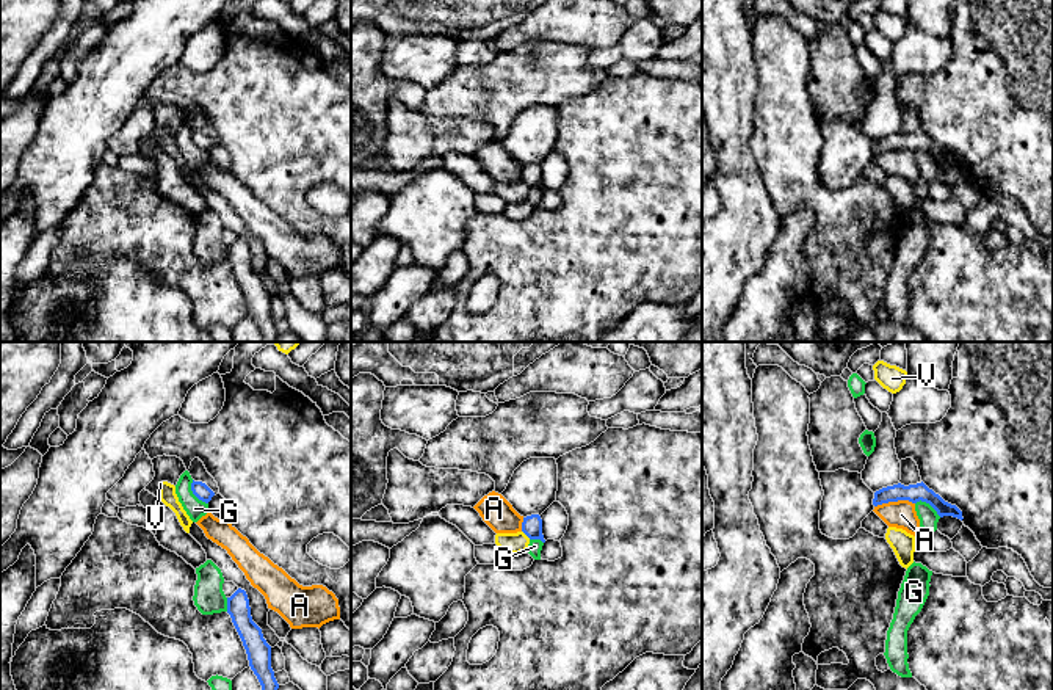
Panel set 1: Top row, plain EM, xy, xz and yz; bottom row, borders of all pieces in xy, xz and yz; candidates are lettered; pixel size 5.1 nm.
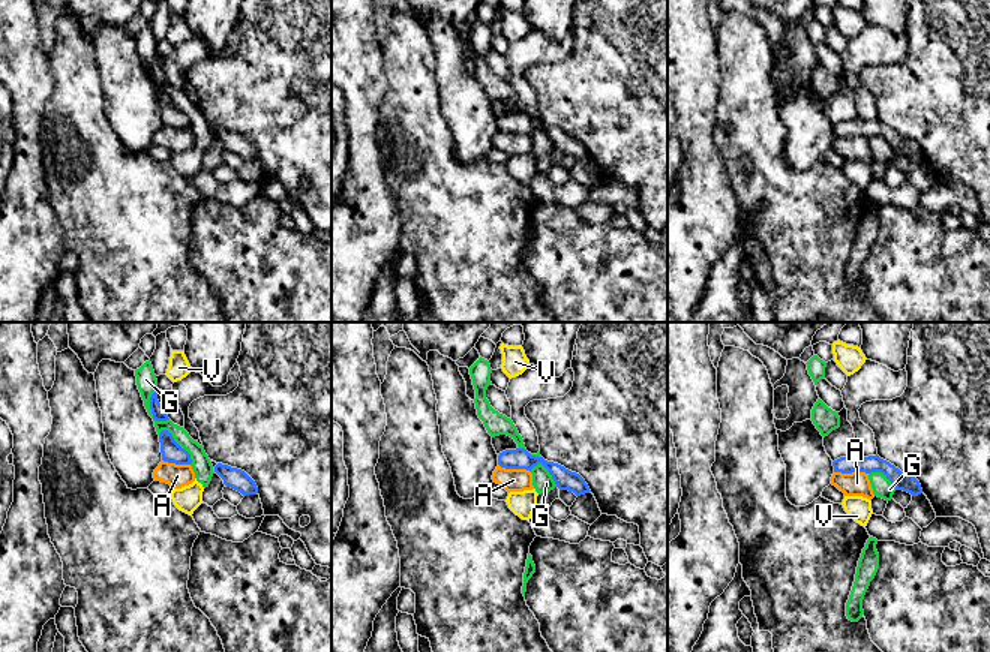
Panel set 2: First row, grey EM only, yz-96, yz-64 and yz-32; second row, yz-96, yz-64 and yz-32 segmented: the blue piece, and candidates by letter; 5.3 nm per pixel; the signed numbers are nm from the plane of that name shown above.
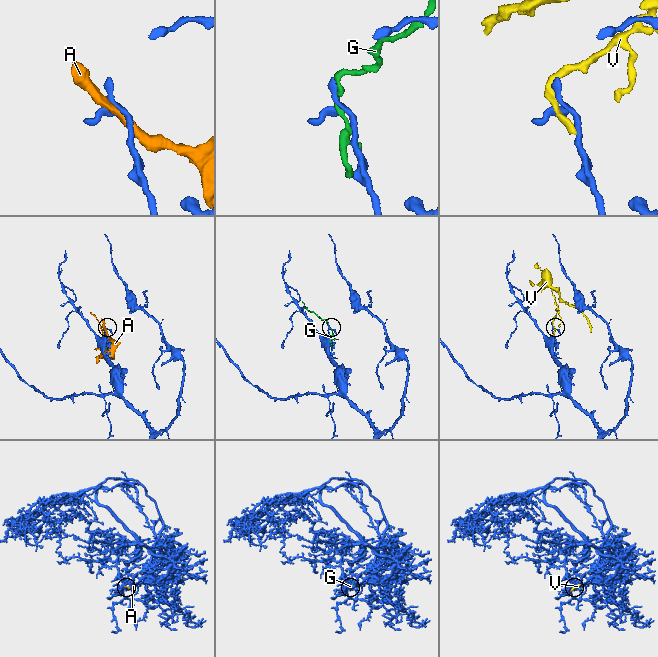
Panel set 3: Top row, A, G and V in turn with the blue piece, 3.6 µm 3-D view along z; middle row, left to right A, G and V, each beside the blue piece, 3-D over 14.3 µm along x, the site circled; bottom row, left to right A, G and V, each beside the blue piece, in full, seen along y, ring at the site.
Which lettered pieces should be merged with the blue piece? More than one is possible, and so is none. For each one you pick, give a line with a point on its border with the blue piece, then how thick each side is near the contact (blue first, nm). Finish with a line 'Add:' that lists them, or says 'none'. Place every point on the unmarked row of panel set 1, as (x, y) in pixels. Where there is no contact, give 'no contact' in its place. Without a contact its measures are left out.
G: xy (195, 143) | 80/100 nm
Add: G

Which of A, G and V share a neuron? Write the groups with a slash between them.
A / G / V

